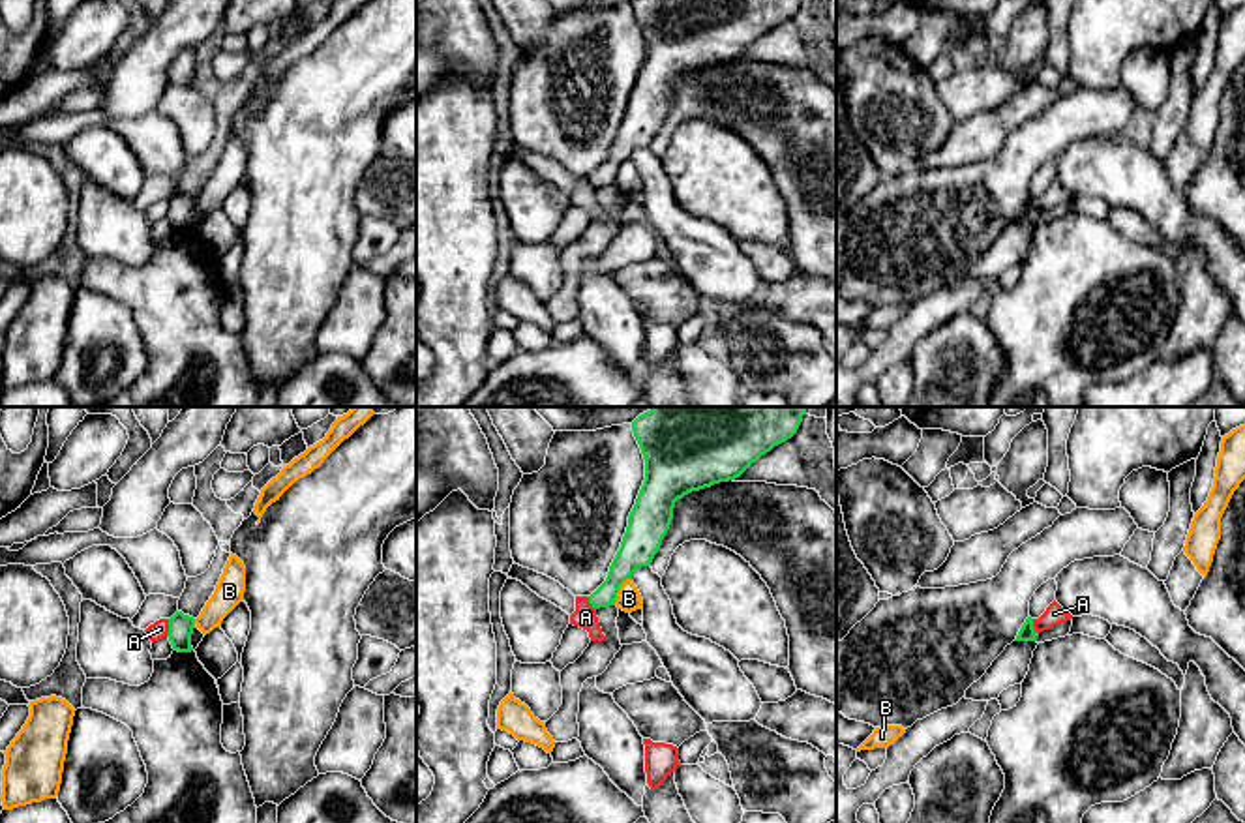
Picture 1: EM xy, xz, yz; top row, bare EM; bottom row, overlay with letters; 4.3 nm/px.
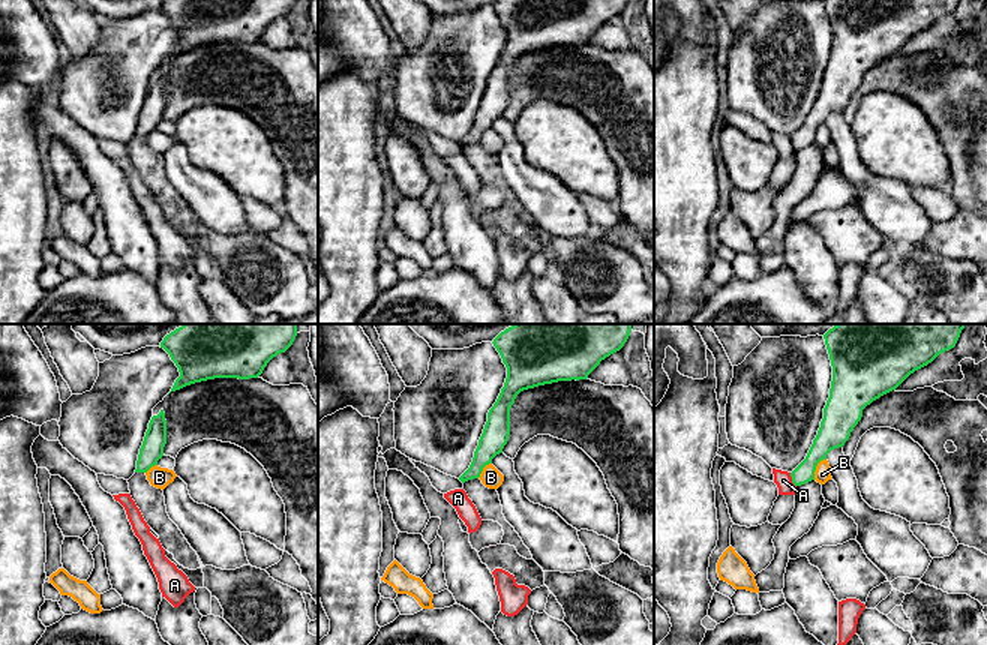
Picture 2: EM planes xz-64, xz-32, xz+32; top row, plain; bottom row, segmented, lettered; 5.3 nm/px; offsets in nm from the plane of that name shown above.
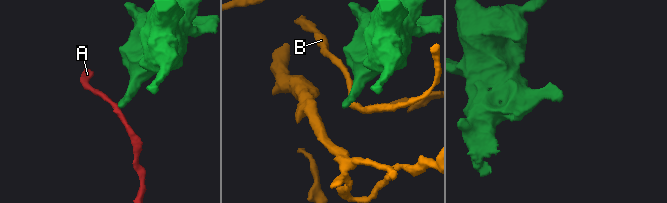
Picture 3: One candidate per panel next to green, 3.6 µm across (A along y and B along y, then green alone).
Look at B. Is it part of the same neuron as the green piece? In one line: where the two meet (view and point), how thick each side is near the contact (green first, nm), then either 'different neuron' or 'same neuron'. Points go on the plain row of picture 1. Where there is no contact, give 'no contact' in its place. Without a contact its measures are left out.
xz (617, 171) | 160/110 nm | different neuron

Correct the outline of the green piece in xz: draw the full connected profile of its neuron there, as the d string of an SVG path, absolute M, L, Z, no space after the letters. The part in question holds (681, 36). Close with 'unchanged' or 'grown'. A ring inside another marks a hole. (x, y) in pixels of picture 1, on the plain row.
M634 0L645 39L645 60L628 96L606 161L591 174L594 189L615 186L617 172L641 146L651 146L679 79L739 58L774 26L791 19L802 0Z; unchanged

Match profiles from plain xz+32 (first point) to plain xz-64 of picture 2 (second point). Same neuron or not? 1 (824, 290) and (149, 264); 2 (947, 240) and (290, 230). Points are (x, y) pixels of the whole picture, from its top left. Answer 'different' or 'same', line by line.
1: same
2: same

